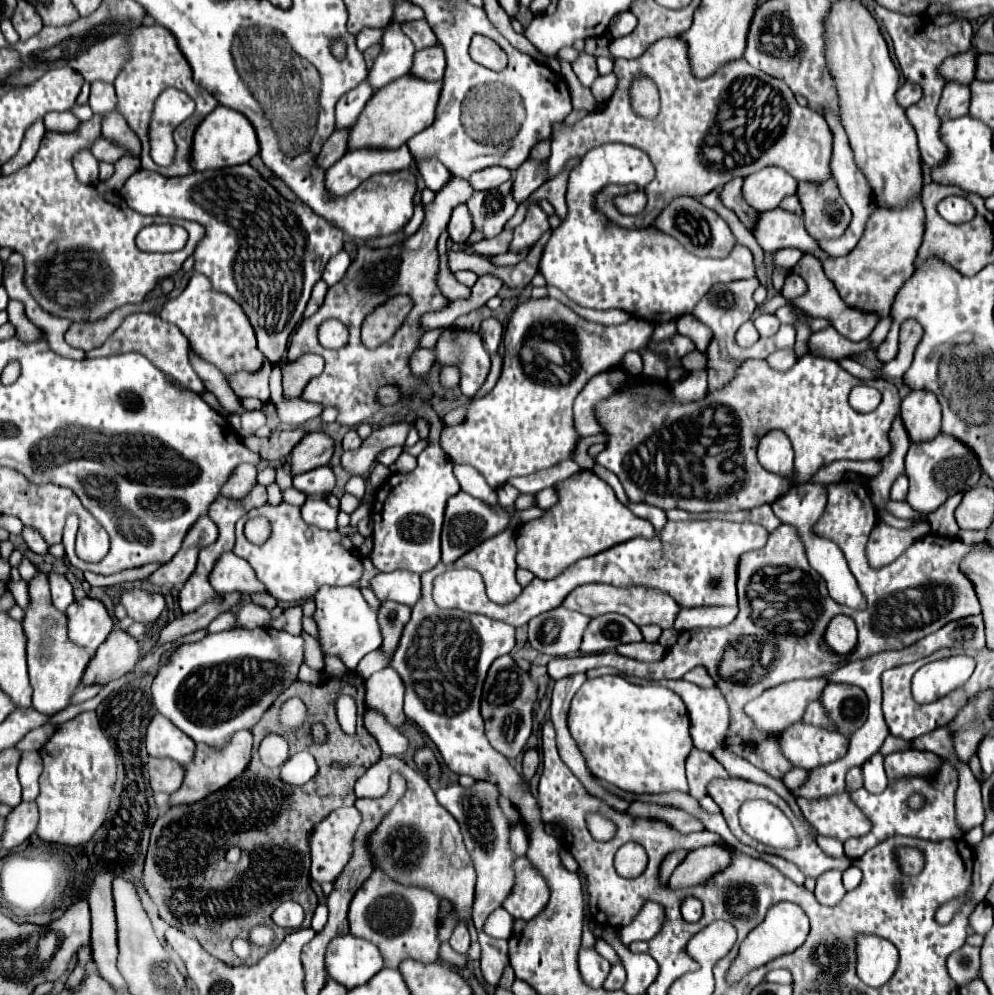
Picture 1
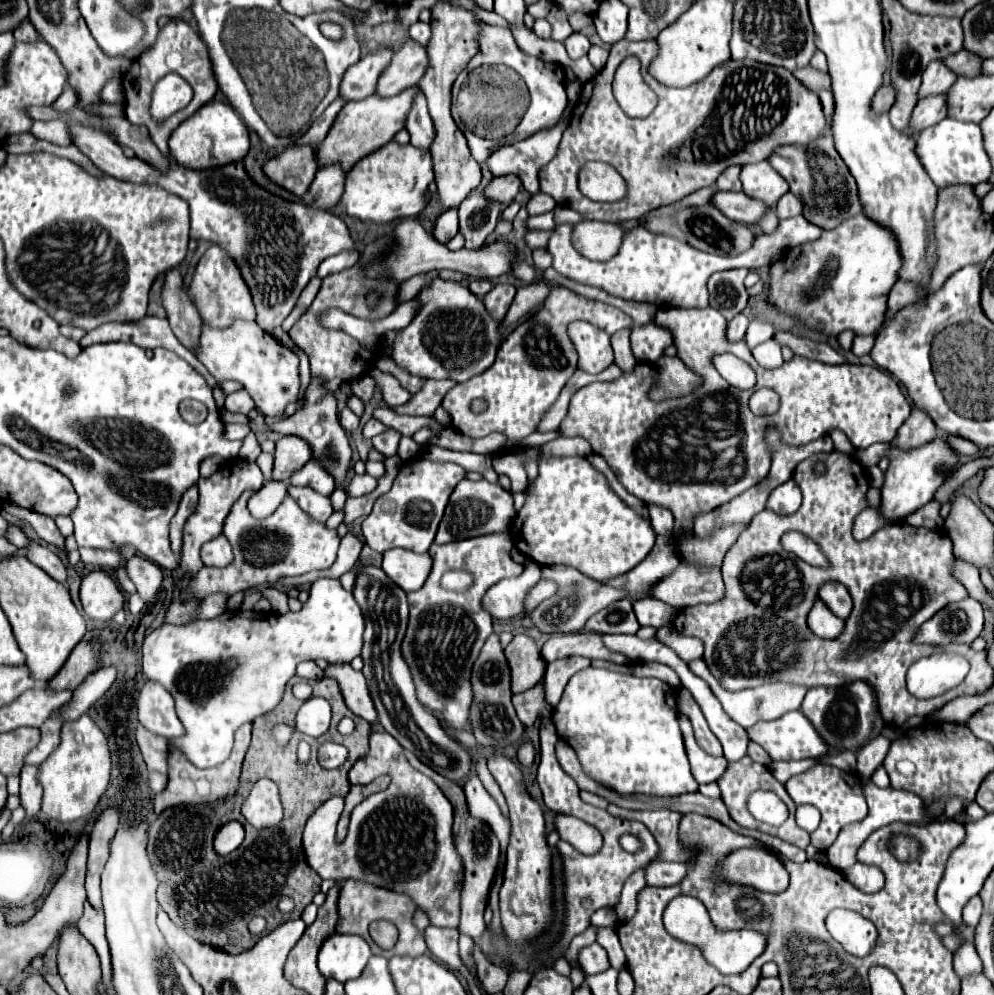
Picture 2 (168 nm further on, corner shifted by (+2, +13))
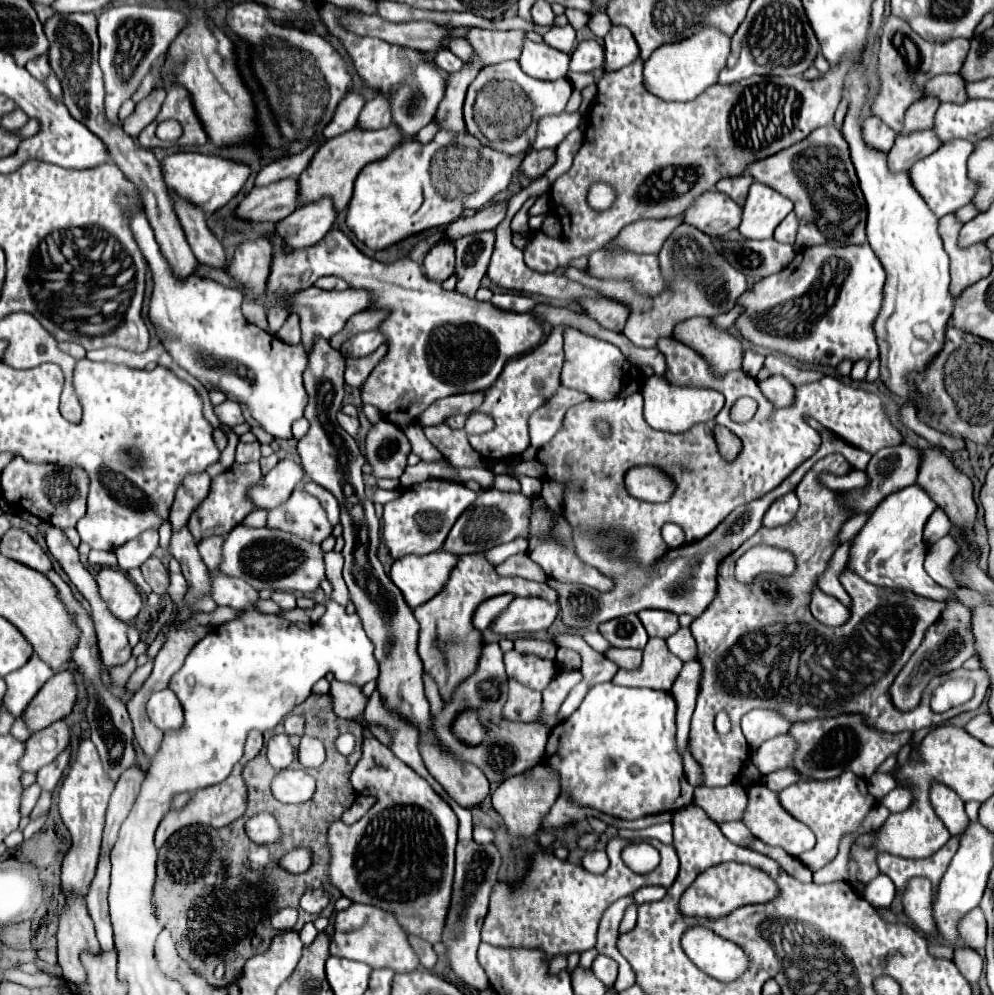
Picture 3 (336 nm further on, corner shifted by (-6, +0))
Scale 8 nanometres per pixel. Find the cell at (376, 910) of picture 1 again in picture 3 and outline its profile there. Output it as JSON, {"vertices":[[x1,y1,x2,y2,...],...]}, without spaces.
{"vertices":[[352,903,348,909,336,913,334,935,330,939,330,955,362,961,372,969,388,967,394,969,396,973,410,973,418,967,418,957,412,951,404,929,396,925,392,913,372,905,360,905,360,903]]}

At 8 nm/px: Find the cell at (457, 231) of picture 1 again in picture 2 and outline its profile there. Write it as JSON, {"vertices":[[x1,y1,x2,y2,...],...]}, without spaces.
{"vertices":[[450,208,448,212,442,212,438,222,436,222,436,230,434,230,434,238,442,244,446,244,450,238,454,238,458,234,458,208]]}

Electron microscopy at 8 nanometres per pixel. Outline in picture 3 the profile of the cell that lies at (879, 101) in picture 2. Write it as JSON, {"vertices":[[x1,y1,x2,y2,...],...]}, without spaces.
{"vertices":[[868,117,862,123,862,139,870,149,888,153,894,145,896,133,892,129,888,129,888,125,884,125,878,117]]}

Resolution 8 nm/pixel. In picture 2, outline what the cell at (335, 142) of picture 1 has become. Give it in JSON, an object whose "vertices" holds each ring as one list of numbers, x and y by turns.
{"vertices":[[310,144,288,146,278,158,272,158,270,164,264,164,264,172,296,196,304,196,310,190,316,170,316,146]]}

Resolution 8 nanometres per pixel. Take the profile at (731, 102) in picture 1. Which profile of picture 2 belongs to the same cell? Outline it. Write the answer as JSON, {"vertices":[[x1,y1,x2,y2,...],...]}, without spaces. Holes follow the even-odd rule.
{"vertices":[[620,40,612,44,610,58,602,72,598,72,592,80,588,80,582,88,580,100,570,116,570,124,564,130,562,142,558,146,556,156,540,170,540,190,550,194,560,206,568,206,576,212,582,212,586,220,602,220,602,222,620,222,630,218,642,218,650,210,656,210,660,206,670,206,684,196,692,194,694,190,700,190,704,186,712,186,716,178,728,168,728,166,744,166,750,162,768,160,772,152,778,146,808,146,818,136,822,136,824,130,824,112,822,104,816,96,816,92,810,92,804,88,786,68,760,64,756,60,728,60,720,66,716,66,704,80,690,84,686,88,674,88,660,84,654,76,650,76,648,56,658,56,658,42,656,40,644,40,644,42,626,42],[636,54,642,56,642,76,648,82,648,86,658,94,658,106,648,118,630,118,626,116,614,94,612,94,612,80,618,64,628,56],[586,162,606,162,616,168,616,172,626,180,628,184,628,196,618,202,592,202,578,190,578,172]]}

